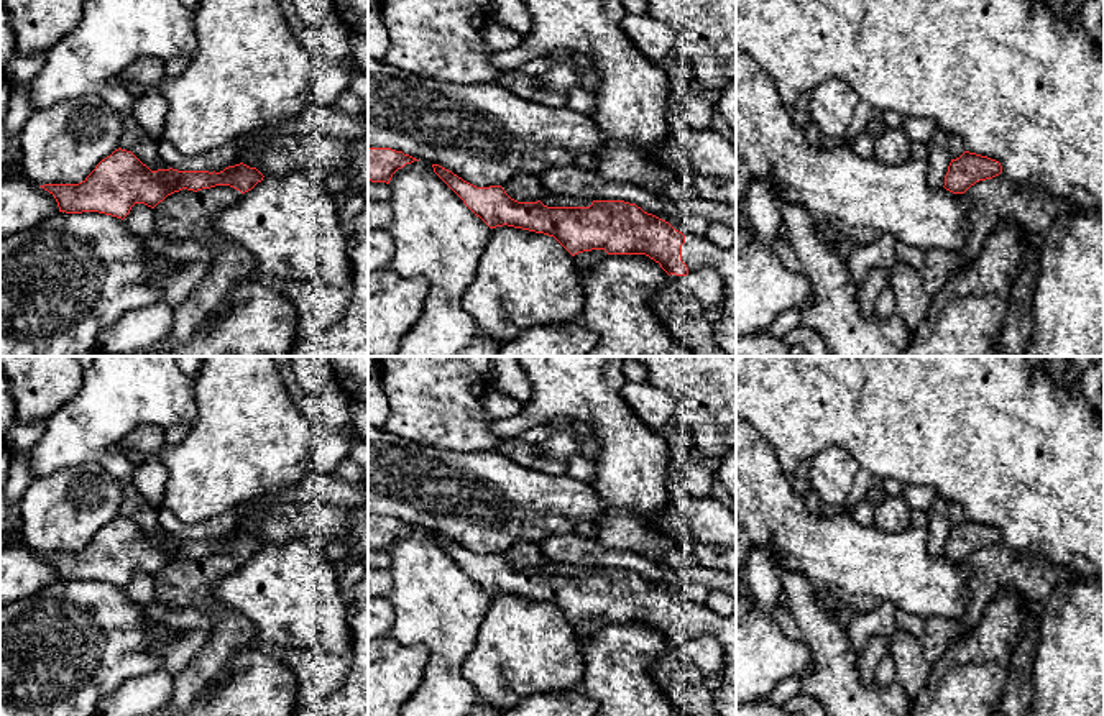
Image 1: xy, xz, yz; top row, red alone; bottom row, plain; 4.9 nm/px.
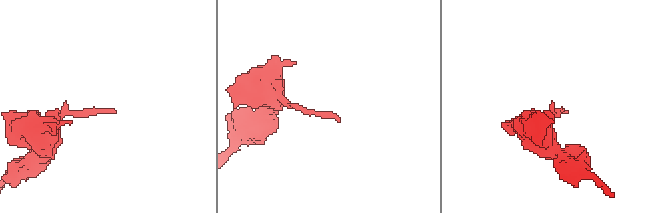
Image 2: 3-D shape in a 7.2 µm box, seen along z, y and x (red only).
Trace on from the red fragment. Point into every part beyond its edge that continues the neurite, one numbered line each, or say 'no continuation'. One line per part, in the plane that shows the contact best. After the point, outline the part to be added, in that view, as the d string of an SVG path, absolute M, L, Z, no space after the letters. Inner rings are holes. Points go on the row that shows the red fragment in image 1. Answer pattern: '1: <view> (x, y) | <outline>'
1: xz (697, 252) | M683 233L682 261L688 273L700 268L713 268L724 282L724 301L721 317L711 325L711 335L726 356L736 356L736 245L721 250L706 236Z

